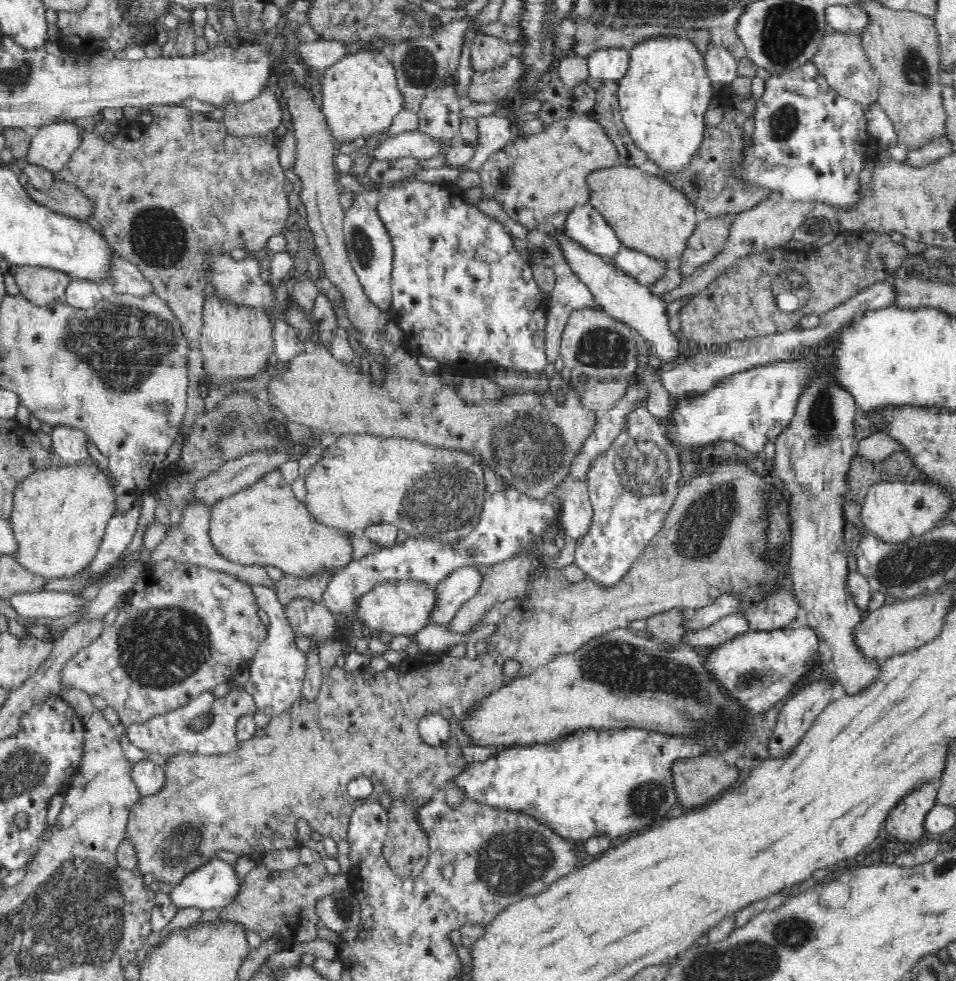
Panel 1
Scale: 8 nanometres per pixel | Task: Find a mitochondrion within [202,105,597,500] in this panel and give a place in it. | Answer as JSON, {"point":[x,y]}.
{"point":[536,454]}

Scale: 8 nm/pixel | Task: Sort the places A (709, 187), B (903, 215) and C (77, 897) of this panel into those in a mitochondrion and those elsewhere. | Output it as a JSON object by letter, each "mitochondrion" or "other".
{"A":"other","B":"other","C":"mitochondrion"}

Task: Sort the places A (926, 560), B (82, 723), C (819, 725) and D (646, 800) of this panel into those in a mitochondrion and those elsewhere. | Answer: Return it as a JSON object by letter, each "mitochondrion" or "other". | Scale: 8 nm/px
{"A":"mitochondrion","B":"other","C":"other","D":"mitochondrion"}

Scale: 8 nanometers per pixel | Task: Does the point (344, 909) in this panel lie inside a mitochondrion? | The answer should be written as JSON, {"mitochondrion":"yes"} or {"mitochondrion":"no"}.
{"mitochondrion":"yes"}

